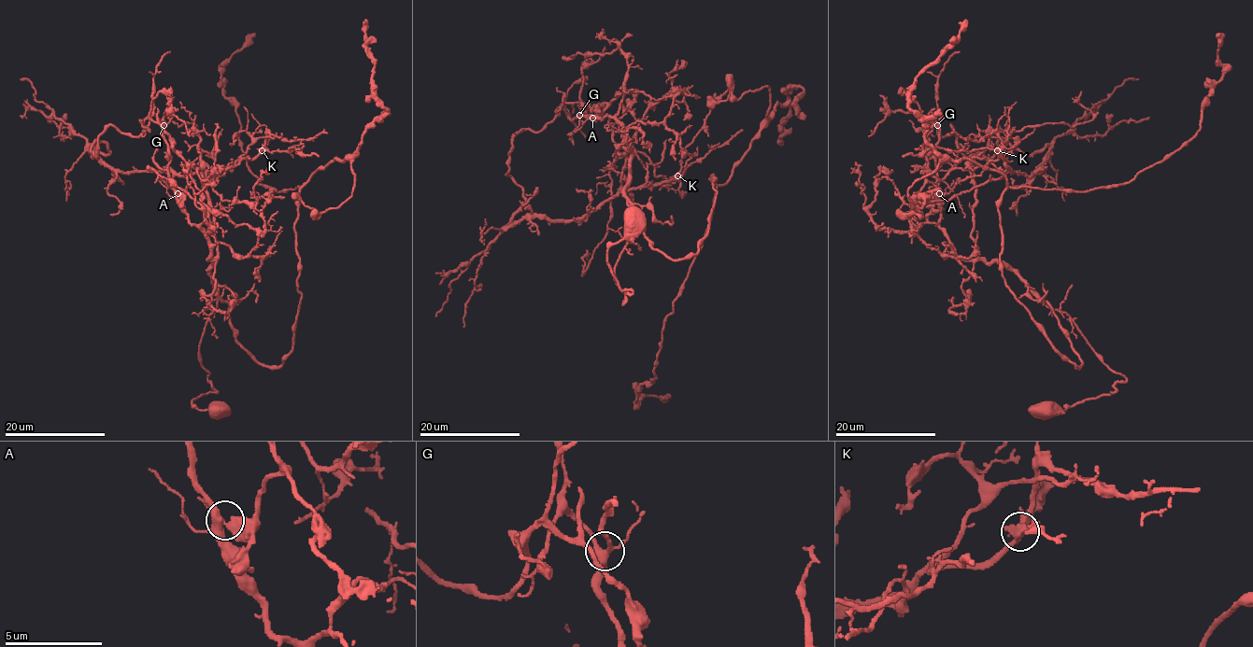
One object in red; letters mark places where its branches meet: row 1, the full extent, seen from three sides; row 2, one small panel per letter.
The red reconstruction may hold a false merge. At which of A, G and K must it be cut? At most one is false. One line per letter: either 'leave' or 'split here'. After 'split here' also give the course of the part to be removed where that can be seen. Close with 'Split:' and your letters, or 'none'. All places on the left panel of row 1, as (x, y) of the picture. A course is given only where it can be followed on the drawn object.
A: leave
G: leave
K: leave
Split: none

